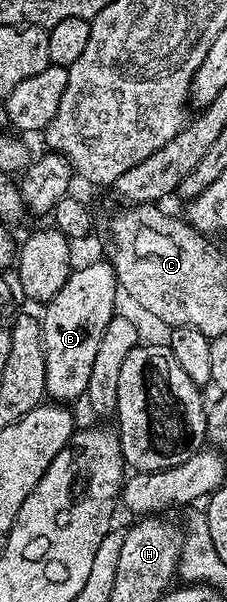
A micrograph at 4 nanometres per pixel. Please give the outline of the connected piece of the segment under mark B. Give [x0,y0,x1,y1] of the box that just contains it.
[40,262,119,405]

